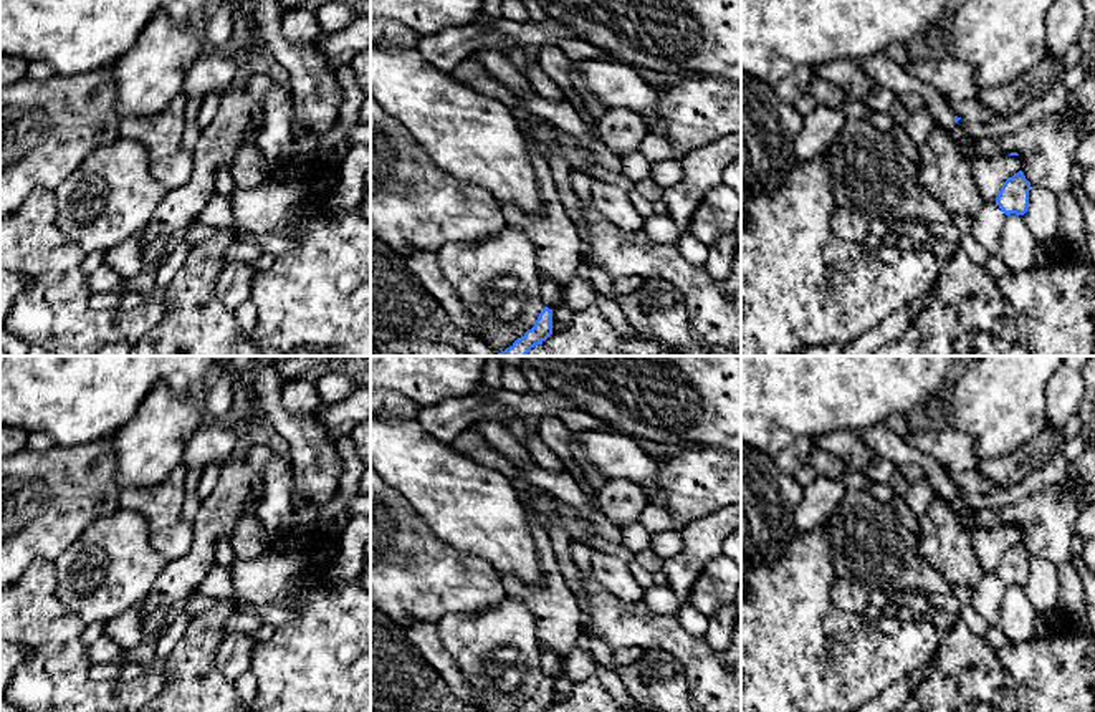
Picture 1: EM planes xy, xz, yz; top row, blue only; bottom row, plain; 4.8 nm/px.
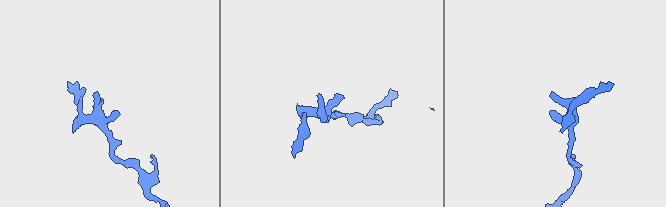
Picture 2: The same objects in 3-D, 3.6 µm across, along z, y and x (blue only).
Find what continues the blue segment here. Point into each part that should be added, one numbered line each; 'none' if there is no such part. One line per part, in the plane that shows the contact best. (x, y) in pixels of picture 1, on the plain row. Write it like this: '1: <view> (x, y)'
1: yz (882, 441)

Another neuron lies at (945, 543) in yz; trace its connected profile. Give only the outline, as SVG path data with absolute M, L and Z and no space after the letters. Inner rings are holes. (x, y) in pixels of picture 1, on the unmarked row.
M940 495L923 517L923 533L916 536L916 545L921 558L956 586L973 589L986 575L963 515Z

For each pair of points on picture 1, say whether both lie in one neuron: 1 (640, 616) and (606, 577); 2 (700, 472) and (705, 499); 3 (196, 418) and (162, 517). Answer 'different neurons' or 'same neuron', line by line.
1: different neurons
2: same neuron
3: same neuron

